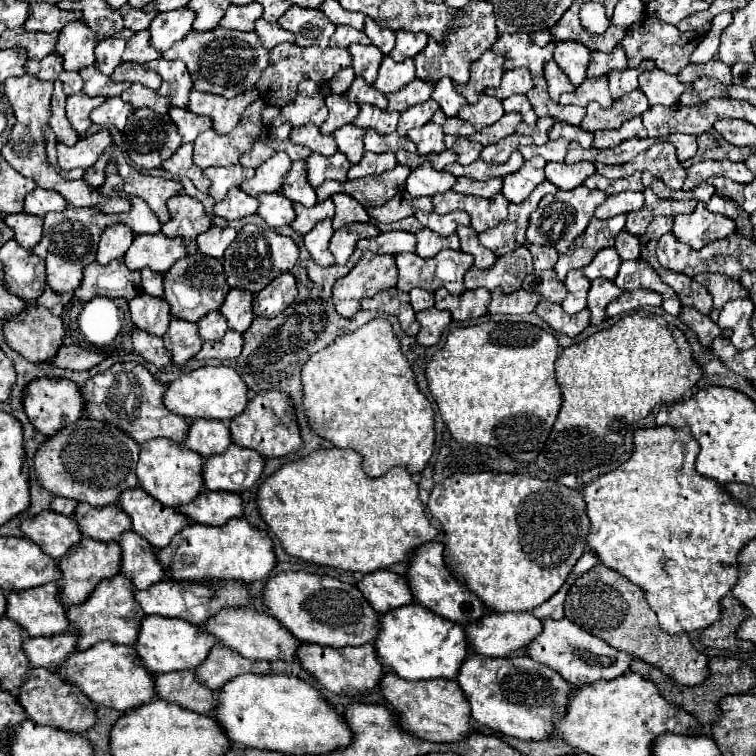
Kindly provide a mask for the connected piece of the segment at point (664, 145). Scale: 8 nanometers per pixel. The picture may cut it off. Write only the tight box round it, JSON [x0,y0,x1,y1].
[594,142,686,190]

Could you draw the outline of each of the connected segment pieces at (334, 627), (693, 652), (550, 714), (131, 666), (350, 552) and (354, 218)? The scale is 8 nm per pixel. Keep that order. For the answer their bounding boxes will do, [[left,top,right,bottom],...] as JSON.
[[262,570,376,648],[564,564,708,686],[456,654,574,740],[56,644,154,712],[256,448,440,574],[332,194,370,230]]

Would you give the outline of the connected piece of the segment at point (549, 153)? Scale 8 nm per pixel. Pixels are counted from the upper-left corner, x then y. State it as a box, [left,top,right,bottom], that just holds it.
[530,140,568,162]

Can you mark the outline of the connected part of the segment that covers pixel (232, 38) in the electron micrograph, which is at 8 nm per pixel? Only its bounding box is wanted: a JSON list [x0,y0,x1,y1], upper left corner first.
[162,28,268,98]

